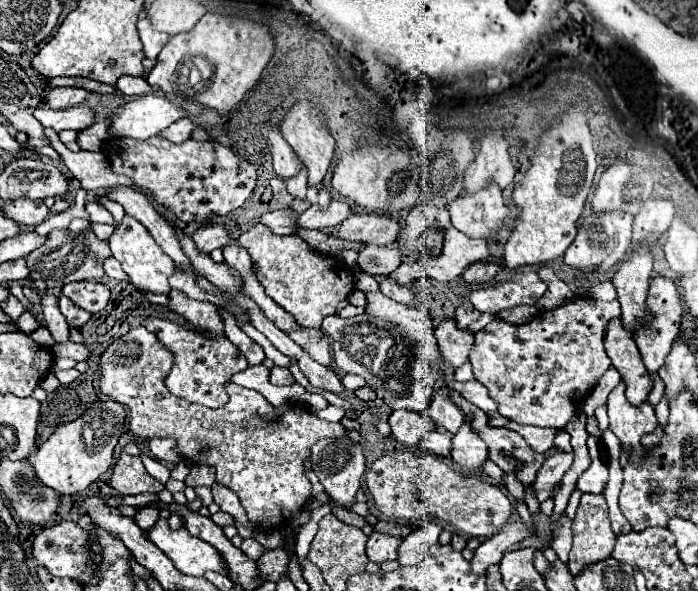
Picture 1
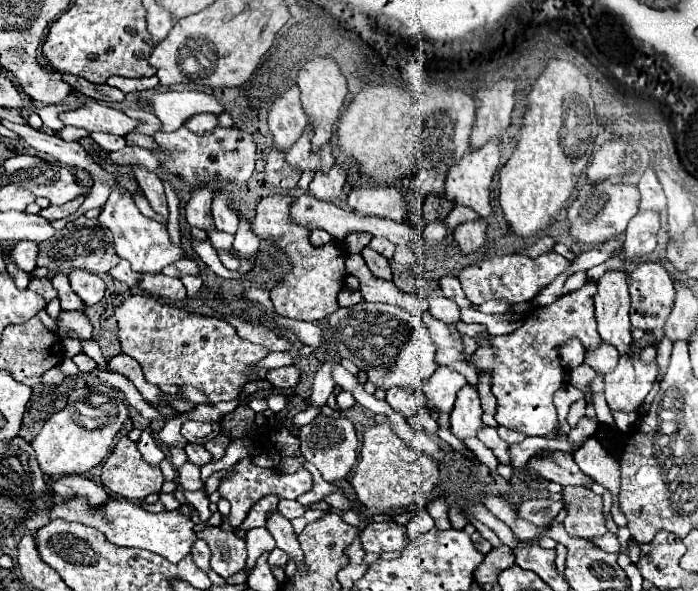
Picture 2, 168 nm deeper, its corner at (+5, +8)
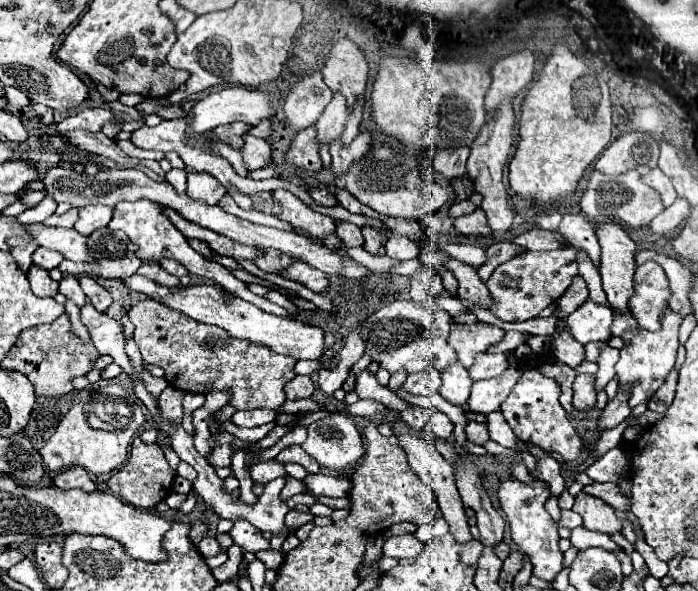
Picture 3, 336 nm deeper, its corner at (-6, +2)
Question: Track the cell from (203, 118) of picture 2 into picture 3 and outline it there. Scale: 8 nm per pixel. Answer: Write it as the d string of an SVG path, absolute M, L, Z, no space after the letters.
M231 123L231 125L219 125L219 127L215 127L213 135L219 141L223 141L223 143L235 147L235 149L239 149L239 147L243 147L243 135L249 133L249 129L251 129L251 125L247 125L247 123Z

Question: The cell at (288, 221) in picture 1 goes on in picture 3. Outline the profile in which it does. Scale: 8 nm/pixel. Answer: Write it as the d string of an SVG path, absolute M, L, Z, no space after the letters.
M449 259L447 261L447 267L455 273L457 281L459 281L459 287L461 287L461 293L457 295L463 305L467 309L471 307L483 307L483 309L491 309L491 293L489 289L485 287L485 283L479 279L477 271L465 263L461 263L459 259Z

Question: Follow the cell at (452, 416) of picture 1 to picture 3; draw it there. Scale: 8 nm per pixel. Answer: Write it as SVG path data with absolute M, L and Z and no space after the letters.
M455 361L451 367L447 367L443 373L441 373L441 379L443 379L443 385L439 389L439 393L453 405L457 403L465 403L469 399L469 389L473 385L467 369Z

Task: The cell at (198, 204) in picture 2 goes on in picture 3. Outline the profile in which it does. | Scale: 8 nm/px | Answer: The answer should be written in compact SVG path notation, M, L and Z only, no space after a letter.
M187 173L187 195L191 199L201 199L209 205L217 205L217 201L227 193L227 189L209 173Z

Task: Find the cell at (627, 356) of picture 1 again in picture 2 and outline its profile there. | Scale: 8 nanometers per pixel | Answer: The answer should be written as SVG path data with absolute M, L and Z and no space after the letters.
M608 271L596 285L596 323L602 341L614 345L620 355L632 355L632 333L628 321L630 293L624 273Z

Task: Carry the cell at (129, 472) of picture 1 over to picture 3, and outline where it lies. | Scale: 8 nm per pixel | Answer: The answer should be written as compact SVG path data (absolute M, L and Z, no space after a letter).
M135 437L131 443L129 459L121 469L113 473L113 477L107 481L107 487L125 503L137 509L153 509L159 501L167 499L173 487L173 479L175 479L175 471L169 467L161 447L157 443L143 443L139 437Z

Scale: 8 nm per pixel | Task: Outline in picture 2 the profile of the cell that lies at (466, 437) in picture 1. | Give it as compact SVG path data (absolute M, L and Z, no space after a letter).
M464 385L458 393L456 405L450 413L450 431L458 439L476 437L476 433L484 427L482 423L482 409L478 391L472 385Z

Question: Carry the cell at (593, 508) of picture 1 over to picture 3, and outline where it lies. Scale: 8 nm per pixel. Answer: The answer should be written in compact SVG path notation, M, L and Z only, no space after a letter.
M579 493L575 497L575 505L573 509L577 513L581 513L583 517L583 527L591 529L591 531L599 531L599 533L619 533L623 523L621 519L615 515L615 509L609 507L607 503L603 503L601 499L587 495L587 493Z

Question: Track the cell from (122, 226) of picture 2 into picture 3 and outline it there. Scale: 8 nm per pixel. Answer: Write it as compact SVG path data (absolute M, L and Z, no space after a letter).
M145 199L143 201L135 201L135 203L129 203L129 201L121 201L115 205L113 209L113 219L109 223L111 229L121 229L125 231L125 235L139 245L139 257L143 261L159 261L161 257L167 257L167 259L175 259L179 261L181 265L185 265L189 269L189 273L195 273L199 277L205 277L205 279L213 279L217 285L225 287L227 291L239 295L243 301L249 301L253 305L257 305L259 309L267 311L267 313L273 313L273 315L281 315L281 317L291 317L283 307L267 301L265 297L257 297L249 291L249 287L245 283L241 283L239 279L235 279L223 265L215 263L215 261L207 261L203 255L199 255L195 249L191 249L191 245L187 243L185 235L169 221L169 217L163 213L163 207L159 207L157 203L147 203Z

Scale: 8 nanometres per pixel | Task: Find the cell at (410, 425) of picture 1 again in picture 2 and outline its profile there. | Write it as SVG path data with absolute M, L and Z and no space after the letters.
M390 389L390 391L386 393L386 403L388 403L394 411L402 413L406 419L412 417L412 415L416 415L416 411L418 411L422 405L426 405L426 401L424 401L424 391L422 391L422 389L416 389L416 391Z

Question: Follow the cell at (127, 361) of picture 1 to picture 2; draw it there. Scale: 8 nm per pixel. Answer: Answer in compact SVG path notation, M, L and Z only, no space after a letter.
M246 457L246 459L240 459L234 465L234 469L230 471L228 477L220 479L218 493L224 499L230 501L230 505L232 505L230 523L232 523L232 527L238 527L246 519L250 507L256 501L260 501L262 497L278 495L278 499L296 499L298 495L302 495L302 493L306 493L310 489L312 489L312 475L310 475L310 471L302 469L302 471L296 471L292 475L284 475L284 473L276 473L274 469L268 469L268 467L258 467L258 465L252 463L252 457Z

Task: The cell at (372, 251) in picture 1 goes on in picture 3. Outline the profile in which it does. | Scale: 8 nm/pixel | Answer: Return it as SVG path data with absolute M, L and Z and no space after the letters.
M389 237L385 243L385 255L395 259L395 261L405 261L405 259L415 259L419 257L419 247L405 237Z

